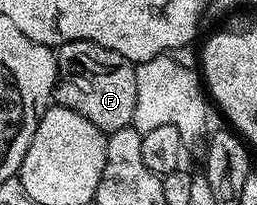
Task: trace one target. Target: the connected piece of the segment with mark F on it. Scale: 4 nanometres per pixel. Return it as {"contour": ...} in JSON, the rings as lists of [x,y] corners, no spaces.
{"contour":[[[83,39],[63,43],[62,46],[55,48],[56,69],[62,69],[62,65],[64,65],[64,79],[56,79],[62,83],[56,83],[53,91],[55,106],[74,109],[74,113],[82,113],[82,117],[86,117],[86,121],[94,121],[94,125],[98,125],[98,129],[105,133],[130,127],[134,117],[134,101],[138,95],[138,85],[136,84],[136,67],[129,59],[122,61],[122,53],[98,45],[98,75],[96,75],[96,71],[92,75],[84,73],[84,77],[74,77],[74,73],[70,77],[70,73],[66,73],[66,67],[70,65],[66,51],[68,49],[86,49],[86,45],[91,44],[90,41]]]}

